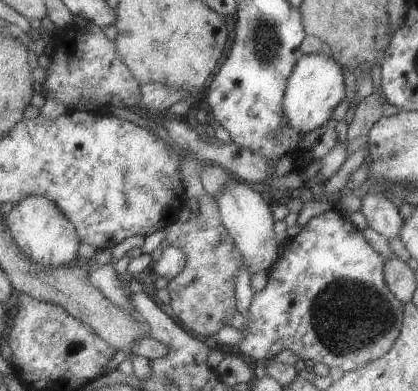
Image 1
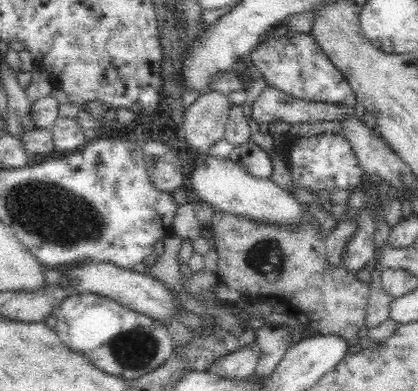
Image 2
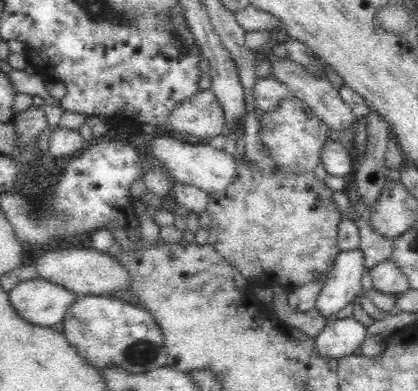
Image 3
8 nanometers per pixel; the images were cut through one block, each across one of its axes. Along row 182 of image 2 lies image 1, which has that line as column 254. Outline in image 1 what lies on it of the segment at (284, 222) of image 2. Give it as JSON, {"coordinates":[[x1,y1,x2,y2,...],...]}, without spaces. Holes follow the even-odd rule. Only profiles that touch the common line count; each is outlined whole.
{"coordinates":[[231,178,225,186,225,192,215,198,221,214,221,224,233,238,237,250,243,256,243,266,253,276,257,272,269,272,269,268,279,260,279,242,275,242,273,234,273,212,271,206,263,202,263,198,249,188,249,184,241,184,241,180]]}

